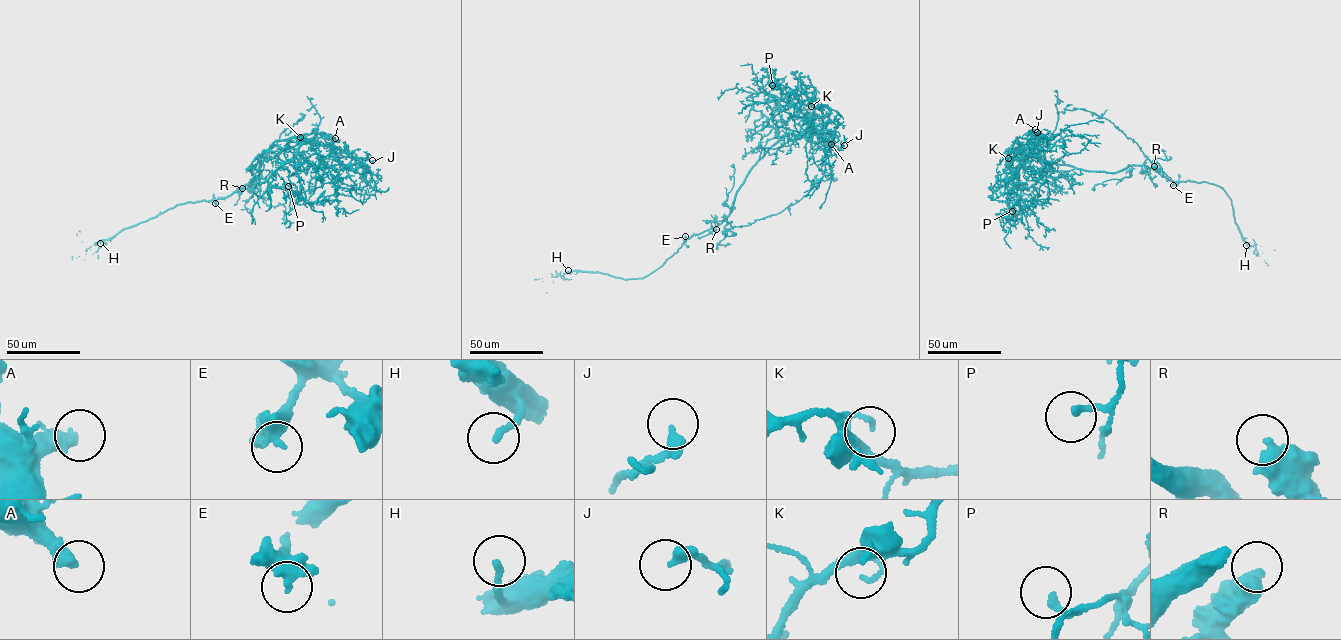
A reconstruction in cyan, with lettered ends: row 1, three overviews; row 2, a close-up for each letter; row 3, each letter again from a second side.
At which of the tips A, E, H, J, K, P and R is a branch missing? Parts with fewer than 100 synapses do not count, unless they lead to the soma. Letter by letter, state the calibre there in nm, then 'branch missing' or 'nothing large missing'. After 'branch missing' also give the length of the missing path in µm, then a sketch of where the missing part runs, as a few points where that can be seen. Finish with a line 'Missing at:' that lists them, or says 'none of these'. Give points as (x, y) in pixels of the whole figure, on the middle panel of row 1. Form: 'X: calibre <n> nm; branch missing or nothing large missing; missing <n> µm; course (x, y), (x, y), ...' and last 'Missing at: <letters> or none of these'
A: calibre 460 nm; branch missing; missing 60 µm; course (831, 144), (837, 148), (858, 135), (881, 141), (905, 137)
E: calibre 400 nm; nothing large missing
H: calibre 190 nm; nothing large missing
J: calibre 360 nm; nothing large missing
K: calibre 120 nm; nothing large missing
P: calibre 200 nm; nothing large missing
R: calibre 600 nm; nothing large missing
Missing at: A

